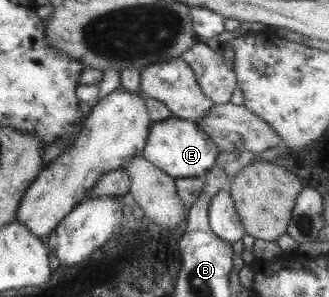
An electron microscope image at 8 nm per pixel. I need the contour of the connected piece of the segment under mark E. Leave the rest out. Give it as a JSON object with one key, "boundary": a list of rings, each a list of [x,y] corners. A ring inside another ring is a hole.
{"boundary":[[[171,115],[168,119],[151,124],[142,157],[174,180],[178,178],[203,178],[208,169],[213,167],[215,157],[219,152],[196,123]]]}

